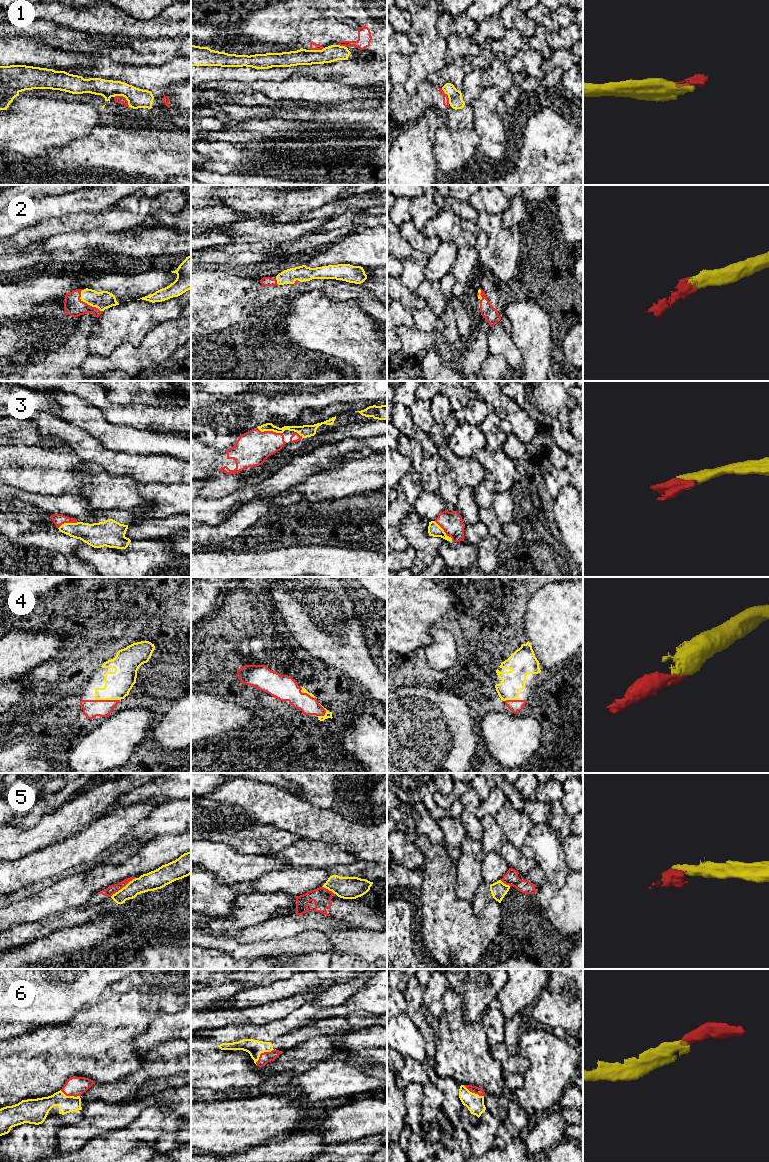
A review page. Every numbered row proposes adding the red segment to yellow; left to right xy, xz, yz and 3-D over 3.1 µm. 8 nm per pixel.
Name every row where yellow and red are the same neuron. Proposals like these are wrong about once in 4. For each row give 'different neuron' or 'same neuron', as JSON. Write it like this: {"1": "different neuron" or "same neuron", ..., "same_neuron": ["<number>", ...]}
{"1": "different neuron", "2": "same neuron", "3": "same neuron", "4": "same neuron", "5": "different neuron", "6": "same neuron", "same_neuron": ["2", "3", "4", "6"]}

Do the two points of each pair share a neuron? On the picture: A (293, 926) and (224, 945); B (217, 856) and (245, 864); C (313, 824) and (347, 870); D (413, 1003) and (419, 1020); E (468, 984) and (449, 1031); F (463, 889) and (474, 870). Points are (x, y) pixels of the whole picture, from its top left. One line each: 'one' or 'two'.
A: two
B: one
C: two
D: one
E: two
F: one

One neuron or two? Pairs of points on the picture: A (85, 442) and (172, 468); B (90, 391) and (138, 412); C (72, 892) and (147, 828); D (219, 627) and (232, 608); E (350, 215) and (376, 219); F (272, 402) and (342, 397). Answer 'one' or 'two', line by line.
A: one
B: one
C: two
D: two
E: one
F: one

